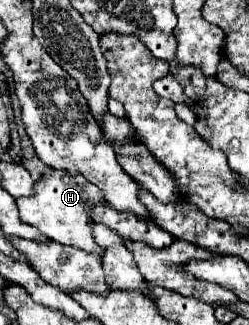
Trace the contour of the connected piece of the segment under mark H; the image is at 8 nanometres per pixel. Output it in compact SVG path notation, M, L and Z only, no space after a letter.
M51 171L51 173L43 175L35 183L35 191L31 197L17 199L19 217L25 223L35 225L51 241L71 245L71 247L83 249L87 253L101 255L103 247L99 247L93 239L93 229L91 229L93 221L89 215L89 211L97 203L107 203L107 201L103 197L103 193L99 193L99 189L95 189L95 185L91 185L83 175L71 175L71 173L63 173L63 171Z

